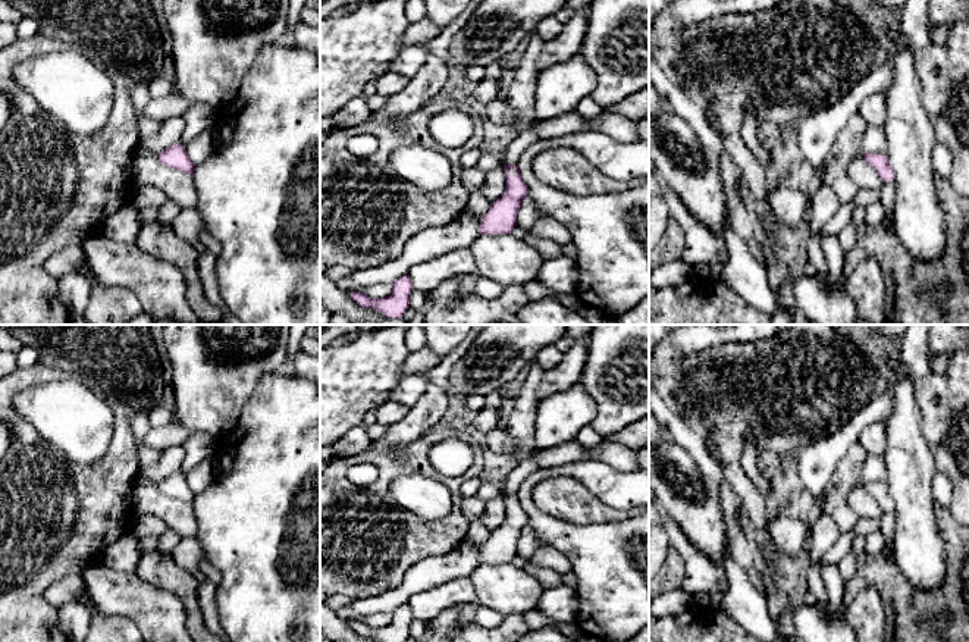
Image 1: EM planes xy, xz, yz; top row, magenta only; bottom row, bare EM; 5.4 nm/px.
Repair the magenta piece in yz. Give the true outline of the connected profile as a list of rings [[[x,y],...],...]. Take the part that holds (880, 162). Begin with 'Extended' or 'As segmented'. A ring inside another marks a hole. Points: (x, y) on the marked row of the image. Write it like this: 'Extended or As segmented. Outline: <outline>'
As segmented. Outline: [[[863,151],[863,159],[866,160],[866,163],[869,163],[872,167],[878,170],[878,176],[882,181],[887,181],[887,182],[894,181],[894,170],[888,163],[888,159],[885,154],[872,154],[872,153]]]

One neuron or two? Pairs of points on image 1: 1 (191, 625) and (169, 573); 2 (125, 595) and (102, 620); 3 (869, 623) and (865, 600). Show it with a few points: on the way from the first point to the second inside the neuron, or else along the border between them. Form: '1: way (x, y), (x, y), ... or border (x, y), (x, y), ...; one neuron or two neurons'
1: way (191, 611), (190, 597), (182, 586); one neuron
2: border (87, 591), (102, 611), (125, 614), (138, 626); two neurons
3: way (866, 617), (866, 606); one neuron

